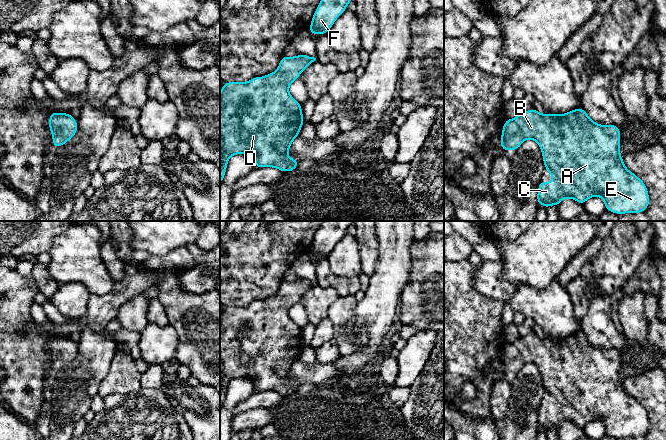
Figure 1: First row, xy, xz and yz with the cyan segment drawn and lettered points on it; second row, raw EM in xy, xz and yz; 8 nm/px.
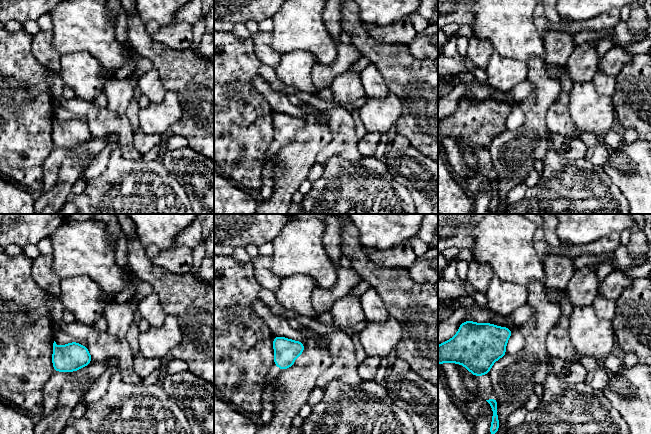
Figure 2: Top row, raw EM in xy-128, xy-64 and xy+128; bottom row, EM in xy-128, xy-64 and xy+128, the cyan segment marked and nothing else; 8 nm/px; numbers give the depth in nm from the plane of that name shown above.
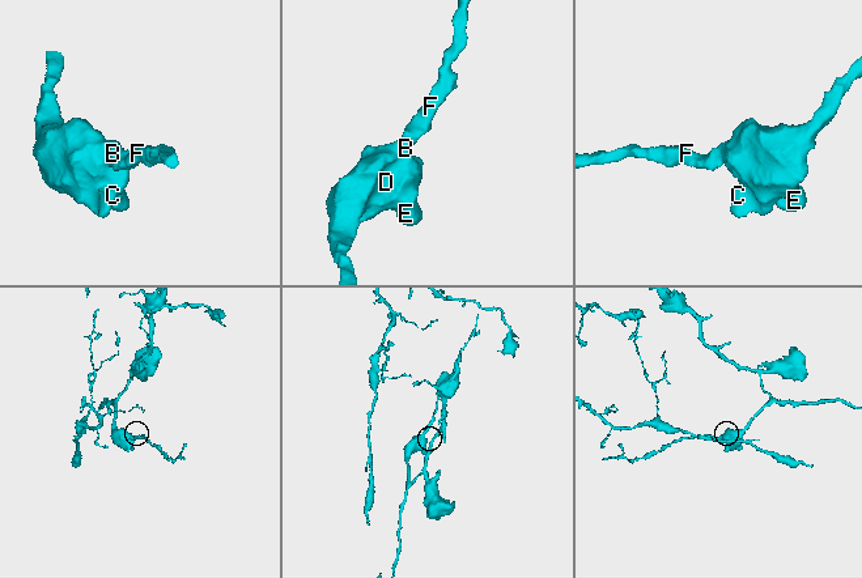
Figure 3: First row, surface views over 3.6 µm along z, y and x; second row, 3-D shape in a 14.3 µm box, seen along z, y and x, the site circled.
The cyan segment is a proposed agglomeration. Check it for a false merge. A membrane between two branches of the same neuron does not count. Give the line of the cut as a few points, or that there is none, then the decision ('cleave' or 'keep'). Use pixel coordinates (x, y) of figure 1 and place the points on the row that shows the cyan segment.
no cut; keep

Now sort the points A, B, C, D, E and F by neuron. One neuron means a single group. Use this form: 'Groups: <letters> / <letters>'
Groups: A B C D E F

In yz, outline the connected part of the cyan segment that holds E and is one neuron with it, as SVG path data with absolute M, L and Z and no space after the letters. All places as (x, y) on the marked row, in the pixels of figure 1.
M581 107L576 110L572 110L566 114L559 115L553 115L551 113L541 115L537 110L532 108L526 112L519 113L514 119L507 119L505 121L505 124L502 129L500 145L505 152L509 150L517 150L525 139L533 139L538 143L543 154L543 162L545 164L545 169L555 179L553 182L540 182L538 186L537 204L542 204L546 208L546 210L552 204L558 207L563 198L572 198L581 205L584 205L585 201L588 198L594 196L600 196L605 203L606 210L611 211L615 214L641 213L649 206L649 194L644 182L640 178L638 178L634 173L630 172L623 164L623 158L620 156L620 128L616 125L598 125L589 118L586 111Z

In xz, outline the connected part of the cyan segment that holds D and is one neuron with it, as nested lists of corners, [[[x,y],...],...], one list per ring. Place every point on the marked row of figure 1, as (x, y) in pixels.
[[[303,54],[283,56],[278,69],[265,77],[254,77],[245,83],[224,83],[220,93],[220,184],[229,158],[235,154],[252,155],[256,168],[274,167],[283,172],[296,169],[299,161],[288,158],[287,154],[305,121],[301,104],[290,95],[288,88],[315,60]]]

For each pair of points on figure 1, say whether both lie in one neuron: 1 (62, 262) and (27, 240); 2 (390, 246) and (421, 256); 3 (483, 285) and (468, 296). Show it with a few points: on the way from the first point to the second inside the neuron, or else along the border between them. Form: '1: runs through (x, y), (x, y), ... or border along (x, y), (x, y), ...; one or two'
1: border along (62, 233), (53, 240), (47, 251); two
2: border along (414, 239), (410, 247), (411, 273), (409, 276); two
3: border along (475, 267), (472, 286), (479, 292), (497, 299); two

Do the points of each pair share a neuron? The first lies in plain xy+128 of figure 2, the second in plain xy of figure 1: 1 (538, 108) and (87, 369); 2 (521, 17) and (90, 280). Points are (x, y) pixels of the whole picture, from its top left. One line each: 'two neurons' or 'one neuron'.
1: one neuron
2: one neuron

